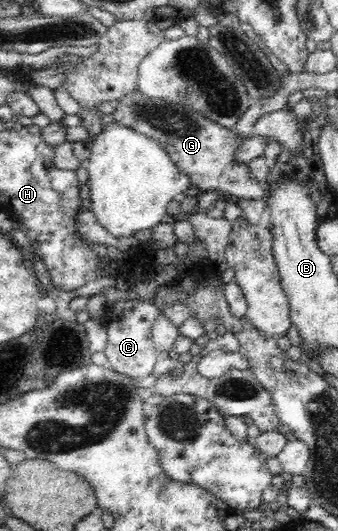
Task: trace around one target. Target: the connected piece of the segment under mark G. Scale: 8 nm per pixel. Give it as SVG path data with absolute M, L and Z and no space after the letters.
M137 89L117 103L113 123L158 141L172 162L192 179L192 185L200 194L217 191L235 200L265 198L266 187L252 177L250 163L234 163L234 152L245 140L231 128L225 128L186 106L146 97Z

